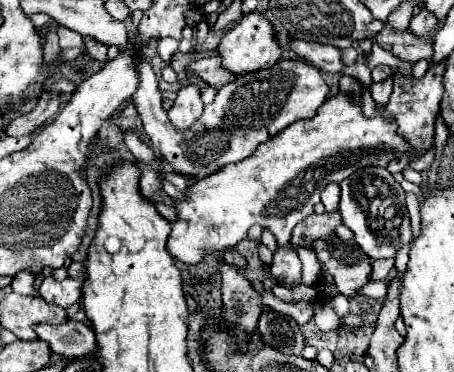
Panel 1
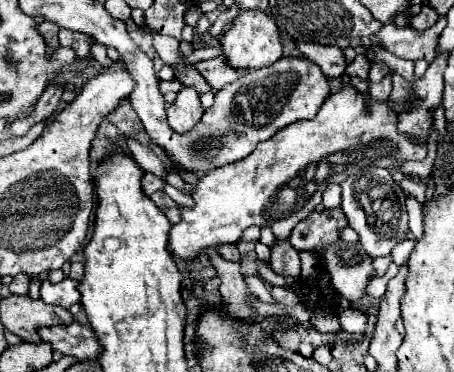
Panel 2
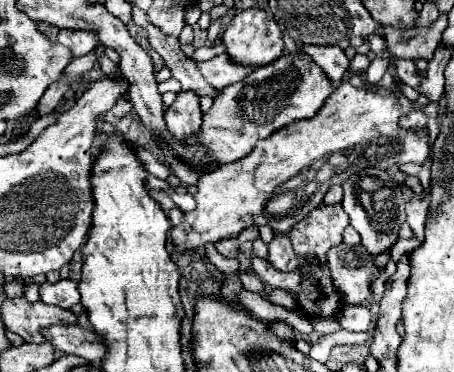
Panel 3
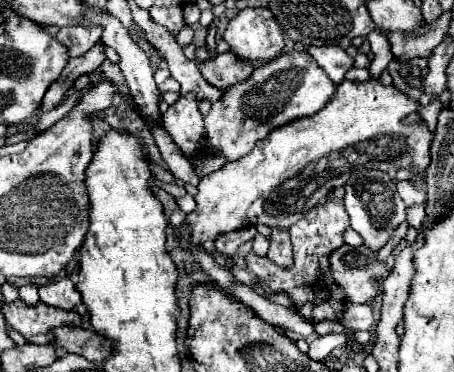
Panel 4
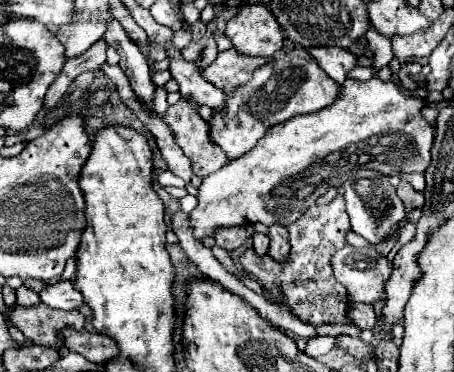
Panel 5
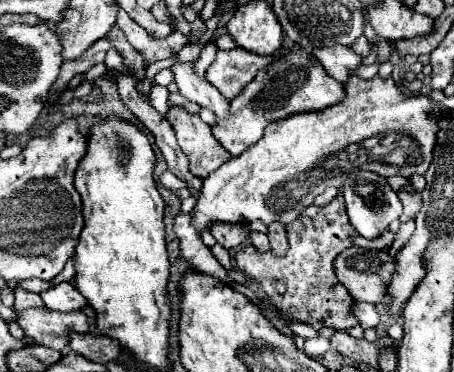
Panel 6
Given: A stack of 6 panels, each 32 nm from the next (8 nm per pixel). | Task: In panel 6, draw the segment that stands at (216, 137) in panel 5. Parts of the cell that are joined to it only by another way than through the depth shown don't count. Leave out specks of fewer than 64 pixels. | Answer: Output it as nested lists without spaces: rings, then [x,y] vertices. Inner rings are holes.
[[[290,52],[282,60],[276,60],[268,68],[268,76],[262,82],[262,86],[254,94],[254,80],[240,92],[240,96],[234,96],[230,100],[230,116],[228,120],[216,118],[216,126],[212,128],[212,134],[216,140],[230,152],[232,158],[240,156],[246,148],[256,144],[264,128],[276,120],[288,118],[292,114],[300,112],[316,112],[326,106],[332,106],[344,98],[344,86],[336,80],[332,80],[318,60],[314,60],[312,54],[306,52]]]

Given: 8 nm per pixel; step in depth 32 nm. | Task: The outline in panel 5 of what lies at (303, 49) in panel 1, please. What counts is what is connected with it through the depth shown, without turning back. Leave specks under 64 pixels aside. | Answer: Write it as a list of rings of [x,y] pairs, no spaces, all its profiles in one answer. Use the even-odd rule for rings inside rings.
[[[310,48],[312,58],[320,64],[320,68],[338,84],[346,80],[346,74],[356,64],[356,56],[346,48]]]

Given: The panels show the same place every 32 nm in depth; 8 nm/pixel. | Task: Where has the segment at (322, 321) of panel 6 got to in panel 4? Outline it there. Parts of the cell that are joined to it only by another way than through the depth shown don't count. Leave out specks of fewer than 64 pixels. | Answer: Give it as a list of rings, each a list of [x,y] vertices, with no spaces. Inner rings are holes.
[[[332,200],[328,204],[318,204],[316,208],[308,210],[302,220],[298,220],[294,226],[290,226],[290,238],[294,246],[294,266],[288,270],[280,270],[276,264],[272,264],[268,258],[260,258],[254,252],[248,254],[246,266],[248,270],[264,282],[272,292],[286,292],[292,298],[292,304],[296,312],[310,320],[340,320],[344,312],[344,290],[334,284],[330,274],[328,256],[332,250],[340,248],[344,244],[342,234],[348,228],[348,214],[344,212],[342,200]]]

